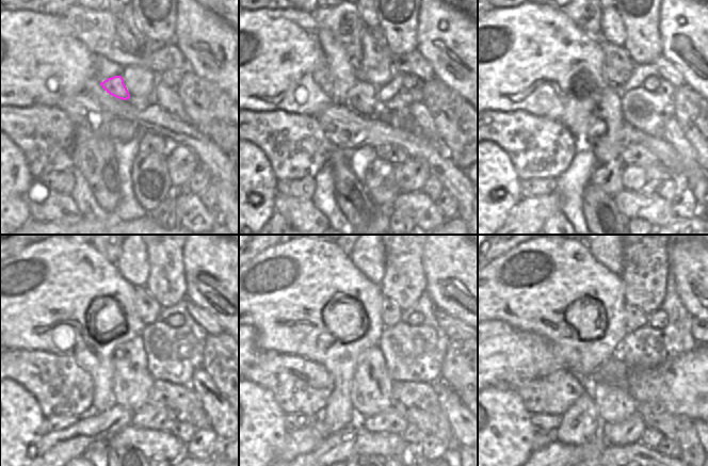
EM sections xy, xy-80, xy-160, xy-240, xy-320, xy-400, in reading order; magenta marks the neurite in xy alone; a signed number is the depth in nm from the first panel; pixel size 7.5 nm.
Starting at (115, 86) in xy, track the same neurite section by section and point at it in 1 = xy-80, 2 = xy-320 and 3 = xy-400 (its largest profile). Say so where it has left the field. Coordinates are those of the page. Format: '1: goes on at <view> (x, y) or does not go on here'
1: goes on at xy-80 (361, 98)
2: goes on at xy-320 (371, 386)
3: goes on at xy-400 (614, 404)

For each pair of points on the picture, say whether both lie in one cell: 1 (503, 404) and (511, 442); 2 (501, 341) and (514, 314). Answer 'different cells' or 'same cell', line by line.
1: same cell
2: different cells

